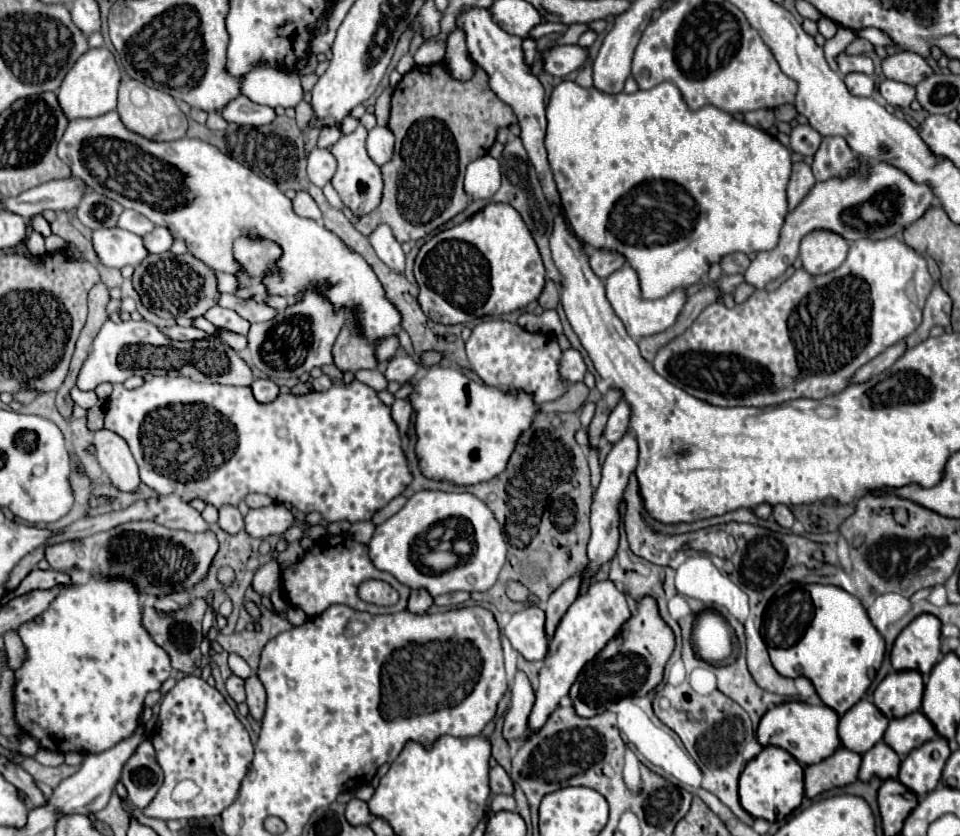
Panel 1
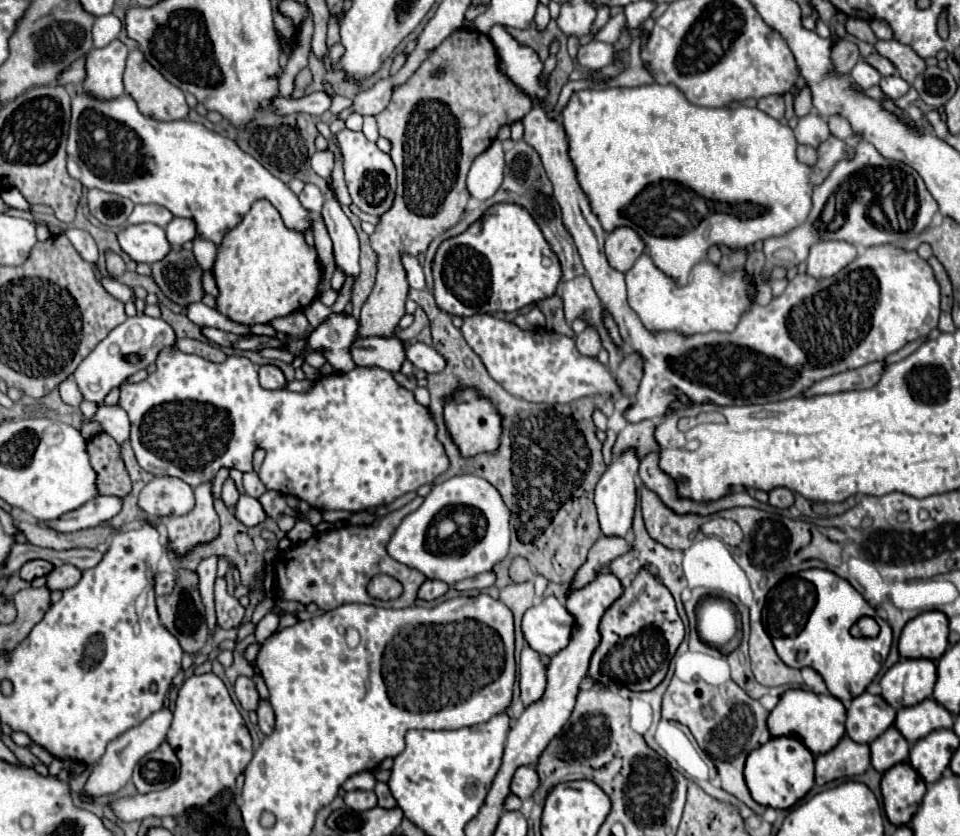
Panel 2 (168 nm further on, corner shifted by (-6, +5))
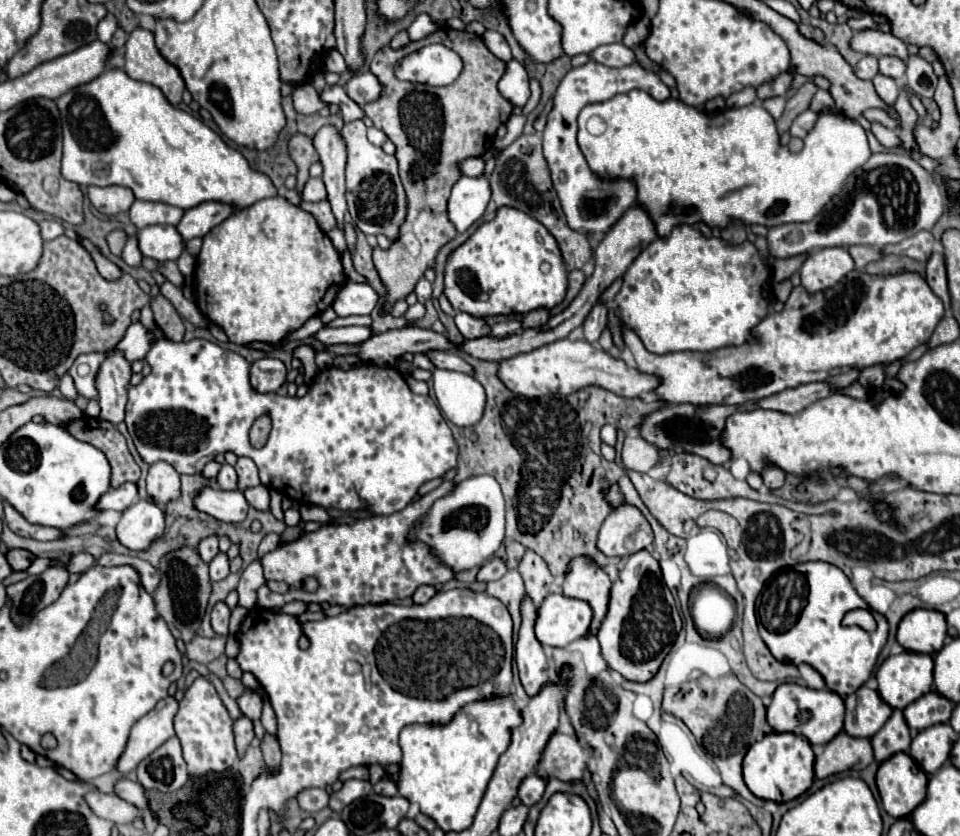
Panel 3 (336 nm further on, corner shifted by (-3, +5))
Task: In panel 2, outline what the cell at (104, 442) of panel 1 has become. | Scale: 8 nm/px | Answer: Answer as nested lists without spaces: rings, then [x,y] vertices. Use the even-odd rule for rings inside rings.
[[[101,404],[99,410],[91,418],[83,418],[83,424],[85,422],[97,422],[101,430],[113,436],[119,444],[123,444],[129,438],[129,418],[127,418],[127,412],[119,404],[115,406]]]

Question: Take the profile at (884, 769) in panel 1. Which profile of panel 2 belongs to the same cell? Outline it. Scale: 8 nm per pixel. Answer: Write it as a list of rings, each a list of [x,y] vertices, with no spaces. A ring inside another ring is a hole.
[[[889,726],[877,740],[871,742],[871,766],[877,772],[885,772],[895,764],[905,762],[907,758],[909,744],[893,726]]]

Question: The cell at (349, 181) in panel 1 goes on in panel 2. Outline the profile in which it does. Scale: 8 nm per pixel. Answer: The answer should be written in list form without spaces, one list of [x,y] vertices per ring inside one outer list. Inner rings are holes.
[[[341,130],[337,132],[337,142],[345,160],[345,184],[349,188],[353,204],[371,216],[383,216],[395,200],[395,164],[389,154],[381,152],[375,142],[369,142],[363,132]]]

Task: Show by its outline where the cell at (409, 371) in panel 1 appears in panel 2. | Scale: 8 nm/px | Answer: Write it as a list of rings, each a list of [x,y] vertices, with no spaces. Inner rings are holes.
[[[415,342],[407,348],[407,358],[413,362],[417,370],[425,372],[443,372],[445,370],[445,358],[433,348],[423,342]]]

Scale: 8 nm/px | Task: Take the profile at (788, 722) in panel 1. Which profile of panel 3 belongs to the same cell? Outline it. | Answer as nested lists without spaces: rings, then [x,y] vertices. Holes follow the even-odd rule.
[[[780,684],[768,706],[768,724],[774,732],[794,732],[804,736],[814,746],[828,744],[838,732],[842,732],[844,700],[830,690],[812,690],[800,684]]]

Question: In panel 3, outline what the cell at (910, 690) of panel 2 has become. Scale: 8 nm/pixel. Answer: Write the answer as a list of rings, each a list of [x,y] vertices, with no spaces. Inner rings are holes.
[[[902,652],[888,656],[876,672],[878,694],[892,708],[906,708],[932,690],[934,662],[928,654]]]

